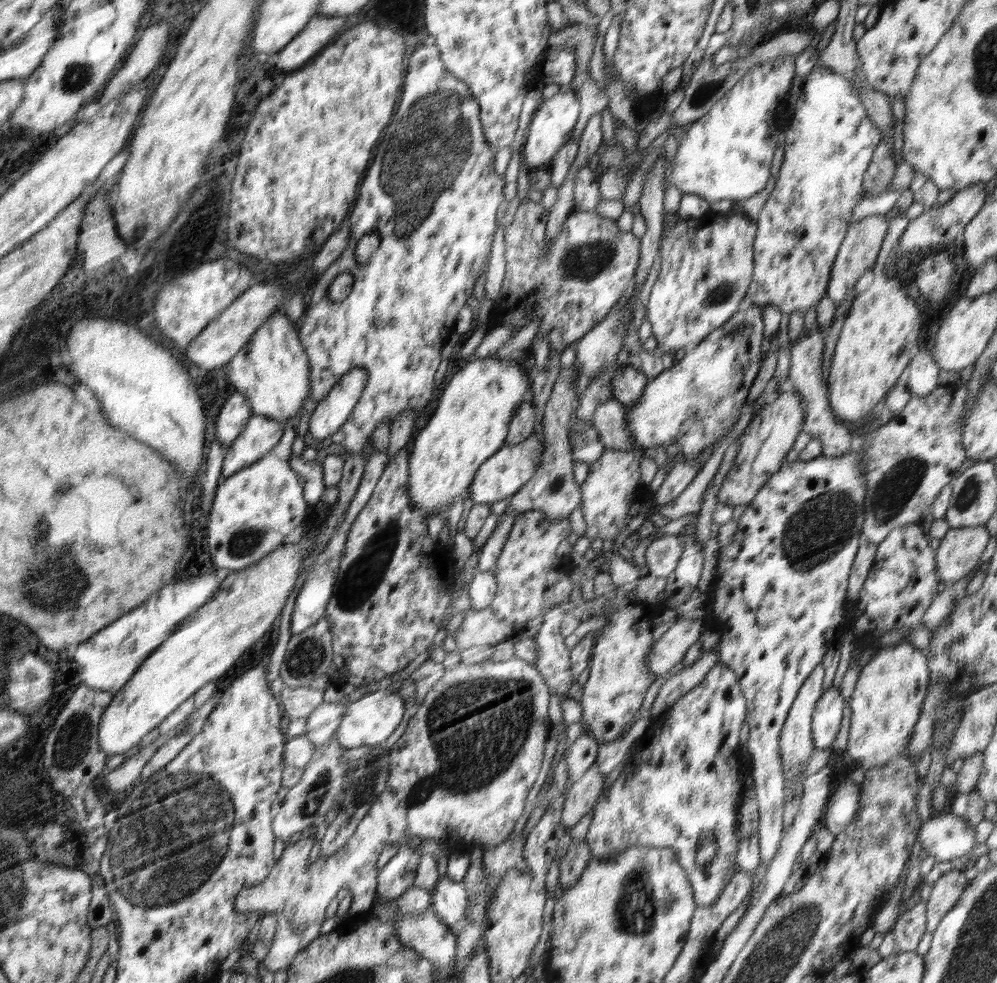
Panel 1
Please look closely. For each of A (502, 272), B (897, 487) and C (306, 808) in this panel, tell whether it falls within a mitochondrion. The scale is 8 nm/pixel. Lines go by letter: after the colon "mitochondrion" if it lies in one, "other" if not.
A: other
B: mitochondrion
C: mitochondrion

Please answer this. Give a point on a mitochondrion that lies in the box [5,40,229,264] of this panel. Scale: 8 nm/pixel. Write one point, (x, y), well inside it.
(78, 76)

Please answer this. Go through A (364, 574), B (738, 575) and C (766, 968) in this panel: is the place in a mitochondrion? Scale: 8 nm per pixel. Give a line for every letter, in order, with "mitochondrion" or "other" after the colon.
A: mitochondrion
B: other
C: mitochondrion

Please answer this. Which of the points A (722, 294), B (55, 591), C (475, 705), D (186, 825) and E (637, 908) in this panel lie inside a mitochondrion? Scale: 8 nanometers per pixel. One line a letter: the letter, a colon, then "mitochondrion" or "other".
A: mitochondrion
B: mitochondrion
C: mitochondrion
D: mitochondrion
E: mitochondrion

